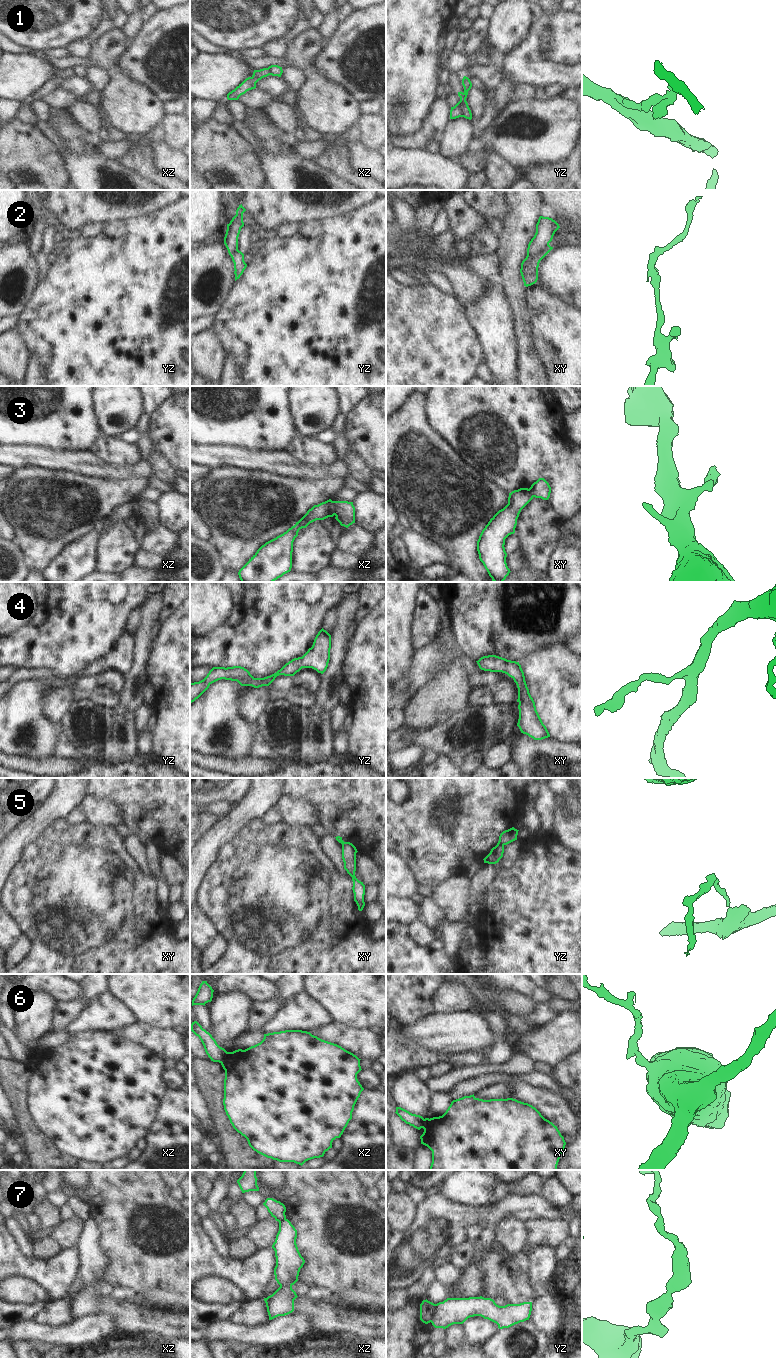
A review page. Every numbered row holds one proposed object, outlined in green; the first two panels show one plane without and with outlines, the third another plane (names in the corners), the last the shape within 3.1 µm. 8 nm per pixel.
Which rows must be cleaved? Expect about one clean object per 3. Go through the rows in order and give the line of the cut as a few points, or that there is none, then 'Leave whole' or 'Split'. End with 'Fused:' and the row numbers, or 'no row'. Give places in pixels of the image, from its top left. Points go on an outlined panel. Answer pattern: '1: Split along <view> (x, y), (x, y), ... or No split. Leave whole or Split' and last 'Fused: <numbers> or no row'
1: Split along yz (466, 101), (461, 116). Split
2: Split along xy (548, 244), (533, 255), (525, 258). Split
3: Split along xz (333, 501), (335, 504), (334, 514). Split
4: No split. Leave whole
5: Split along yz (498, 842), (503, 845). Split
6: Split along xz (228, 1052), (221, 1063). Split
7: Split along yz (436, 1304), (430, 1321). Split
Fused: 1, 2, 3, 5, 6, 7.

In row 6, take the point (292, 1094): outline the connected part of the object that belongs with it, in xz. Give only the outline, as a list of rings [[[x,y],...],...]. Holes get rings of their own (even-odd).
[[[307,1031],[264,1034],[260,1043],[245,1050],[228,1052],[221,1063],[225,1070],[224,1110],[233,1128],[247,1139],[254,1151],[279,1162],[294,1162],[302,1166],[308,1160],[323,1157],[352,1119],[354,1106],[364,1090],[357,1079],[362,1070],[360,1060],[341,1046]]]

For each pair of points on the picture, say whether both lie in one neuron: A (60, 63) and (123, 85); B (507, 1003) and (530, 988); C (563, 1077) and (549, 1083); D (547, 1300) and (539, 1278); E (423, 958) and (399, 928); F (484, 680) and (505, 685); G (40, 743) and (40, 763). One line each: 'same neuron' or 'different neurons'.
A: different neurons
B: different neurons
C: different neurons
D: different neurons
E: same neuron
F: same neuron
G: different neurons

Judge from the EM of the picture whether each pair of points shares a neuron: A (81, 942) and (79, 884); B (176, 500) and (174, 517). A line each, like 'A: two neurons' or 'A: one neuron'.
A: one neuron
B: one neuron

